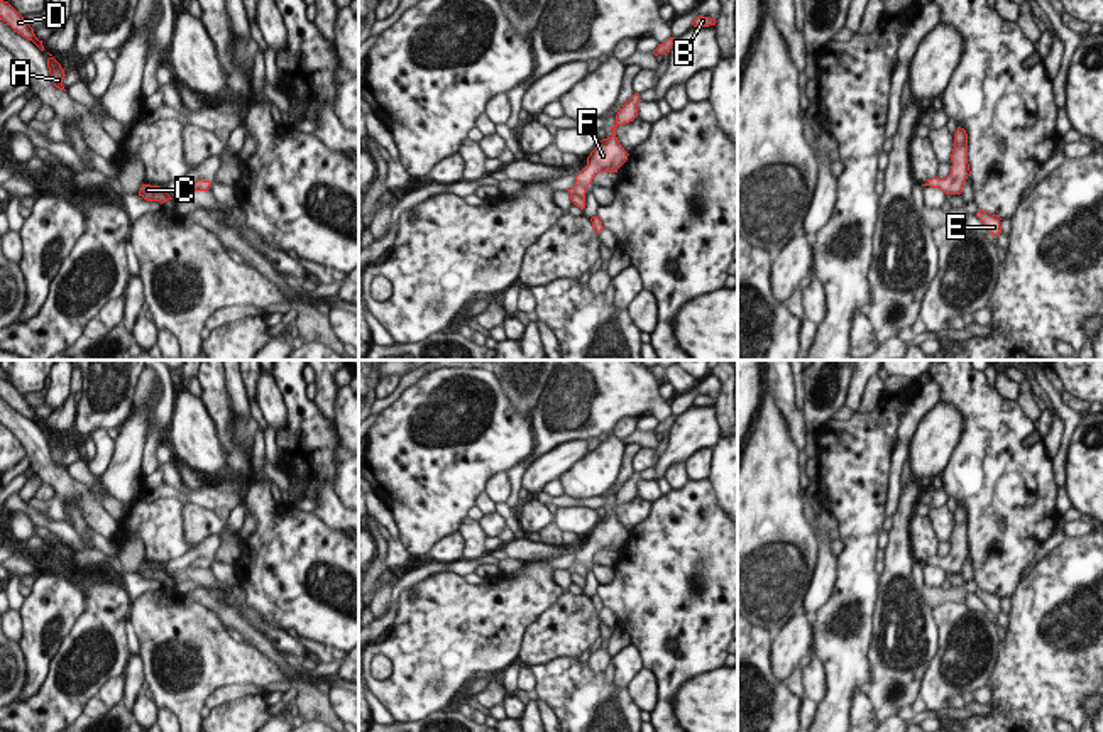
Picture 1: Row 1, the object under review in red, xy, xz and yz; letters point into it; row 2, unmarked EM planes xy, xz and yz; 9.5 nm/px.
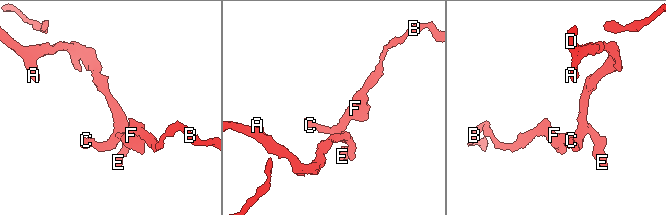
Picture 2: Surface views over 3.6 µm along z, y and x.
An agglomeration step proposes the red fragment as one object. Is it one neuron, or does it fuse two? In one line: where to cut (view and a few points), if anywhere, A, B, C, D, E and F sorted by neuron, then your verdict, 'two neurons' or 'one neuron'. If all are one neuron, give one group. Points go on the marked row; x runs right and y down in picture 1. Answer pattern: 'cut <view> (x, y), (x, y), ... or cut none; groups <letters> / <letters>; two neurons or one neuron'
cut none; groups A B C D E F; one neuron

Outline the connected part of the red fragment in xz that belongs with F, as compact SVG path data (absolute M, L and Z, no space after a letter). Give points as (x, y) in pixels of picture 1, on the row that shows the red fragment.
M634 93L617 112L616 123L611 127L612 135L602 139L599 145L587 157L587 166L575 176L575 186L567 189L570 199L580 210L585 208L587 186L592 183L597 172L617 172L617 169L628 161L628 152L616 137L616 127L633 122L638 117L639 95Z

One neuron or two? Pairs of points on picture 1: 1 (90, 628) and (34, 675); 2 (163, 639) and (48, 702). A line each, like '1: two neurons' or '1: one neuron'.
1: two neurons
2: two neurons

